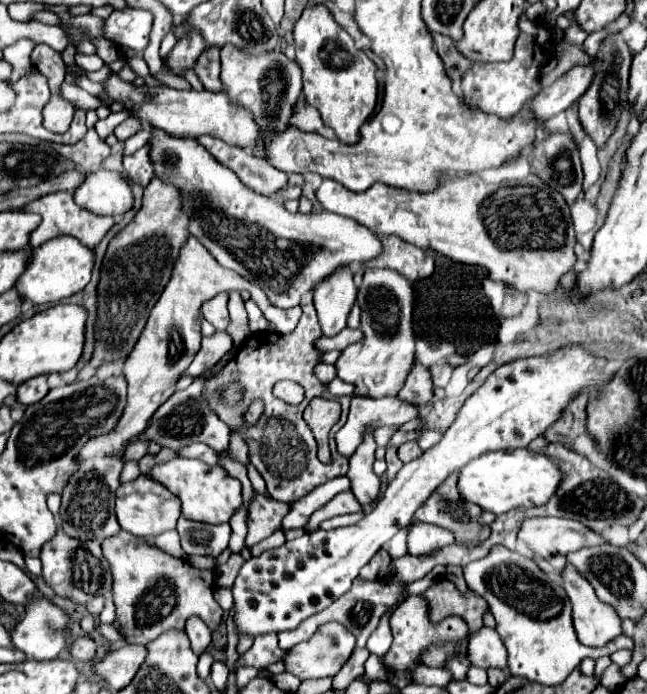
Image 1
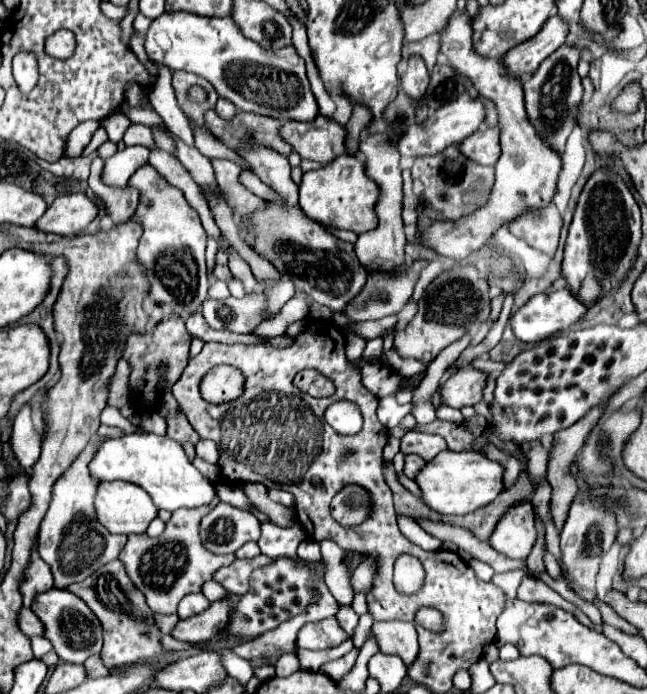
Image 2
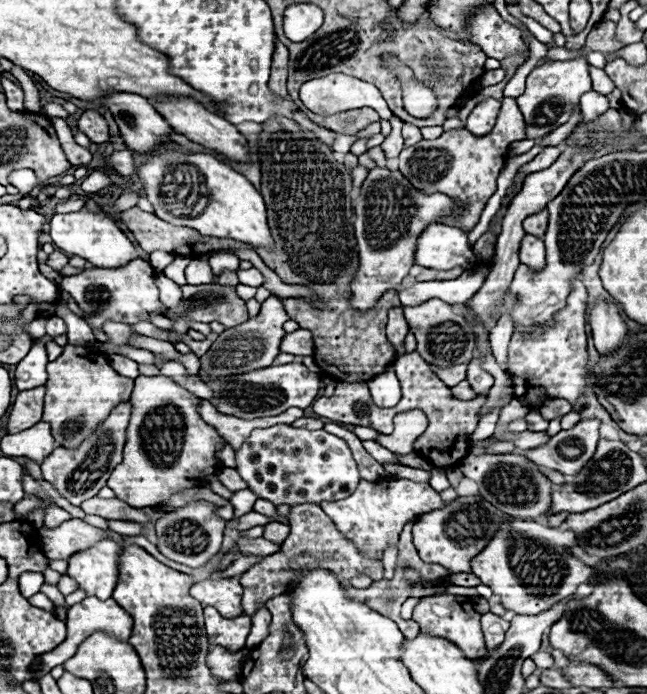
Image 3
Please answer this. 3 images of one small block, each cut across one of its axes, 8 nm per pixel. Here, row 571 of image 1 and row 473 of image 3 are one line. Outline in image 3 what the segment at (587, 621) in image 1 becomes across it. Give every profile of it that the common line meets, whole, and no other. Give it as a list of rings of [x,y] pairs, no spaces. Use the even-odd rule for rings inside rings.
[[[584,418],[570,430],[562,430],[546,444],[532,450],[514,450],[538,466],[554,468],[566,476],[578,474],[578,470],[594,456],[598,444],[598,418]]]

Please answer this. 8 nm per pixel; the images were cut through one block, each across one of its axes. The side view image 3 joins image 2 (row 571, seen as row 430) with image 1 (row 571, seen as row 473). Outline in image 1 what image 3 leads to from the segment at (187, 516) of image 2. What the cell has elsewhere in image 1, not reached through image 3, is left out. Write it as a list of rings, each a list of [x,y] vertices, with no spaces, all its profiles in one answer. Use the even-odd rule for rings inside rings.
[[[118,532],[118,536],[104,540],[102,550],[114,576],[114,626],[126,636],[126,642],[146,644],[170,628],[184,628],[186,618],[192,614],[200,616],[210,630],[220,624],[224,612],[212,596],[216,588],[214,570],[198,570],[186,560],[164,554],[146,538],[142,540],[128,532]]]

